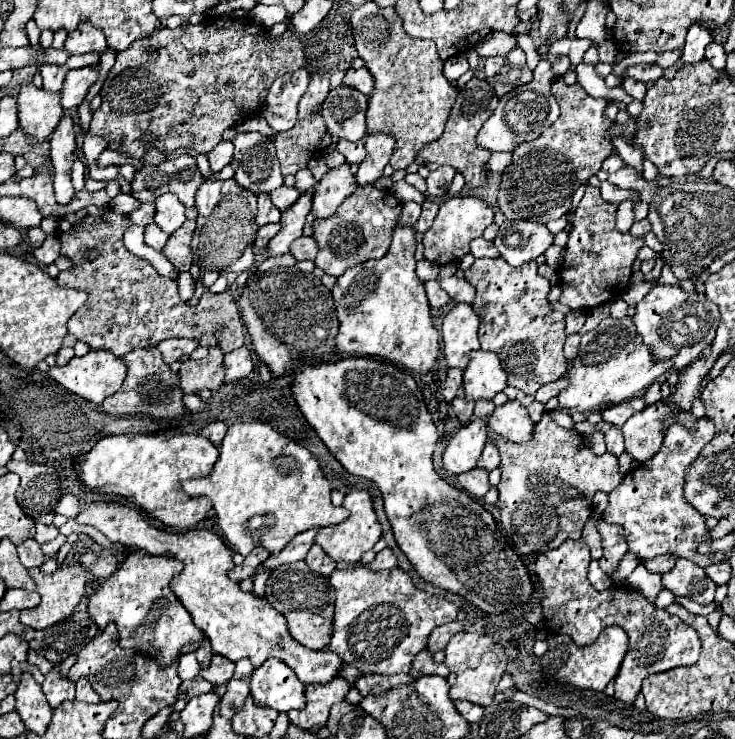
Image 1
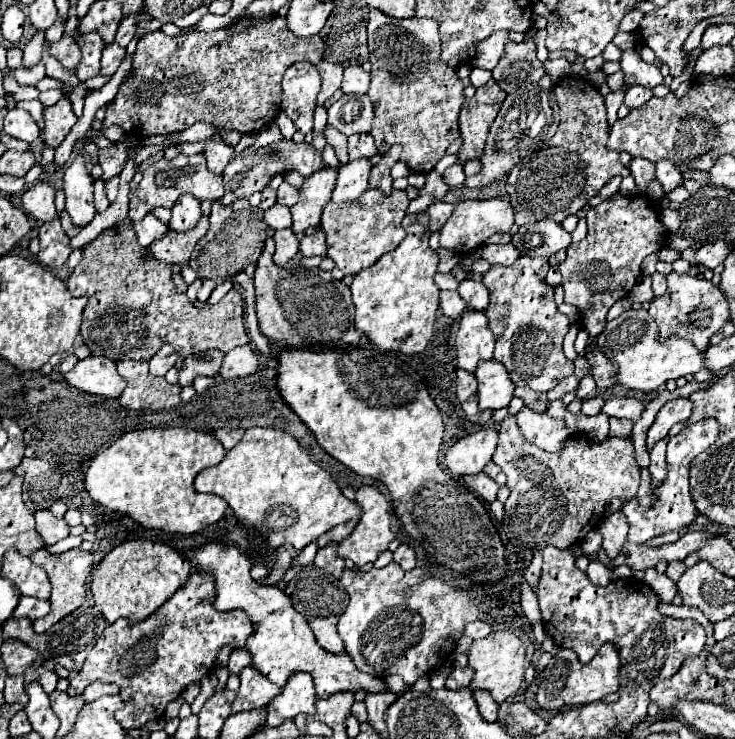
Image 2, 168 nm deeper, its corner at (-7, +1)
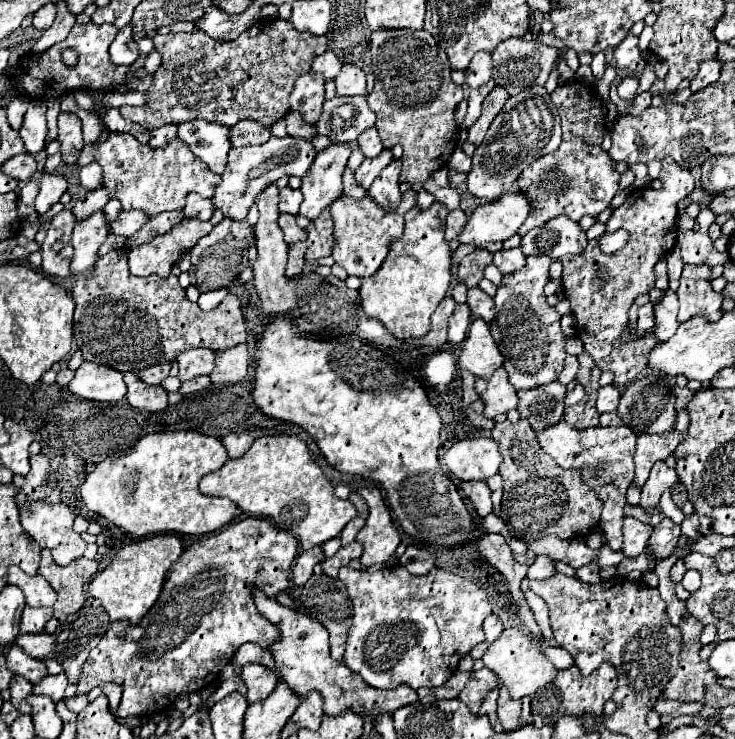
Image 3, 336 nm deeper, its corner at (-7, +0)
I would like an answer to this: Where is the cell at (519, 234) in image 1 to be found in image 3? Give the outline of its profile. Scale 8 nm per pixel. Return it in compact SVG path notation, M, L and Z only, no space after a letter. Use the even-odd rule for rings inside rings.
M555 216L549 222L545 222L539 228L533 228L525 238L521 238L521 250L527 256L549 256L551 260L557 260L565 254L579 254L587 248L587 234L581 230L579 222L573 222L569 216Z

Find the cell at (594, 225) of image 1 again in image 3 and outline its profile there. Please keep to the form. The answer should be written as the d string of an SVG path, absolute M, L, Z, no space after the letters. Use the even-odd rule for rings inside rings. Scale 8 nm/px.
M665 158L661 170L663 188L641 188L633 190L629 198L615 208L613 216L607 222L607 232L627 230L627 244L613 252L605 254L599 248L597 240L589 240L585 252L577 256L563 256L559 262L563 264L563 290L571 302L573 316L577 320L577 336L583 340L585 352L589 352L595 364L601 370L611 370L615 374L613 384L623 388L633 382L643 368L647 368L647 352L659 344L657 336L645 336L641 340L619 340L623 330L629 324L629 308L641 294L649 294L655 288L655 272L653 266L667 256L675 242L677 232L677 202L689 196L695 188L693 176L689 170L683 170L675 160Z

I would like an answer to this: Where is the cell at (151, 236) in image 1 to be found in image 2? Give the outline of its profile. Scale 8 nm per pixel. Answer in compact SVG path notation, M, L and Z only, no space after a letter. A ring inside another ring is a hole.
M145 215L145 219L141 223L135 223L135 233L137 233L137 241L141 247L149 247L153 241L163 239L163 235L167 235L167 231L169 231L169 227L153 215Z

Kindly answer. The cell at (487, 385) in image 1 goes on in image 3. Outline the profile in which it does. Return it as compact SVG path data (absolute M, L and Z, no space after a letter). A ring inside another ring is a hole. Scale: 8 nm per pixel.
M497 368L493 378L483 382L475 382L475 390L479 398L485 402L485 416L495 418L497 414L507 414L517 408L517 390L509 384L505 368Z

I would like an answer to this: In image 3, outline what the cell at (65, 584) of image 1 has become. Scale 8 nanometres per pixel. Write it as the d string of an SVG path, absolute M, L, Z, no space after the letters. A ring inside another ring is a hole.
M49 550L41 552L39 574L49 580L49 584L57 592L57 602L53 606L55 614L47 622L45 632L55 632L55 628L65 622L69 614L77 612L85 604L85 584L93 578L93 574L97 574L97 570L97 560L79 558L67 566L57 566Z

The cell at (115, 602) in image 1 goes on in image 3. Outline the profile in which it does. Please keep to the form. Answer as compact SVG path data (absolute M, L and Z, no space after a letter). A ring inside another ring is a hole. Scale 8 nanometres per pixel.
M157 534L131 542L123 546L117 552L117 556L111 560L111 564L91 580L89 594L101 600L103 608L107 610L113 622L127 618L131 624L138 624L149 612L149 608L155 604L163 588L165 574L171 568L171 564L181 556L181 552L183 546L179 538L173 534Z

